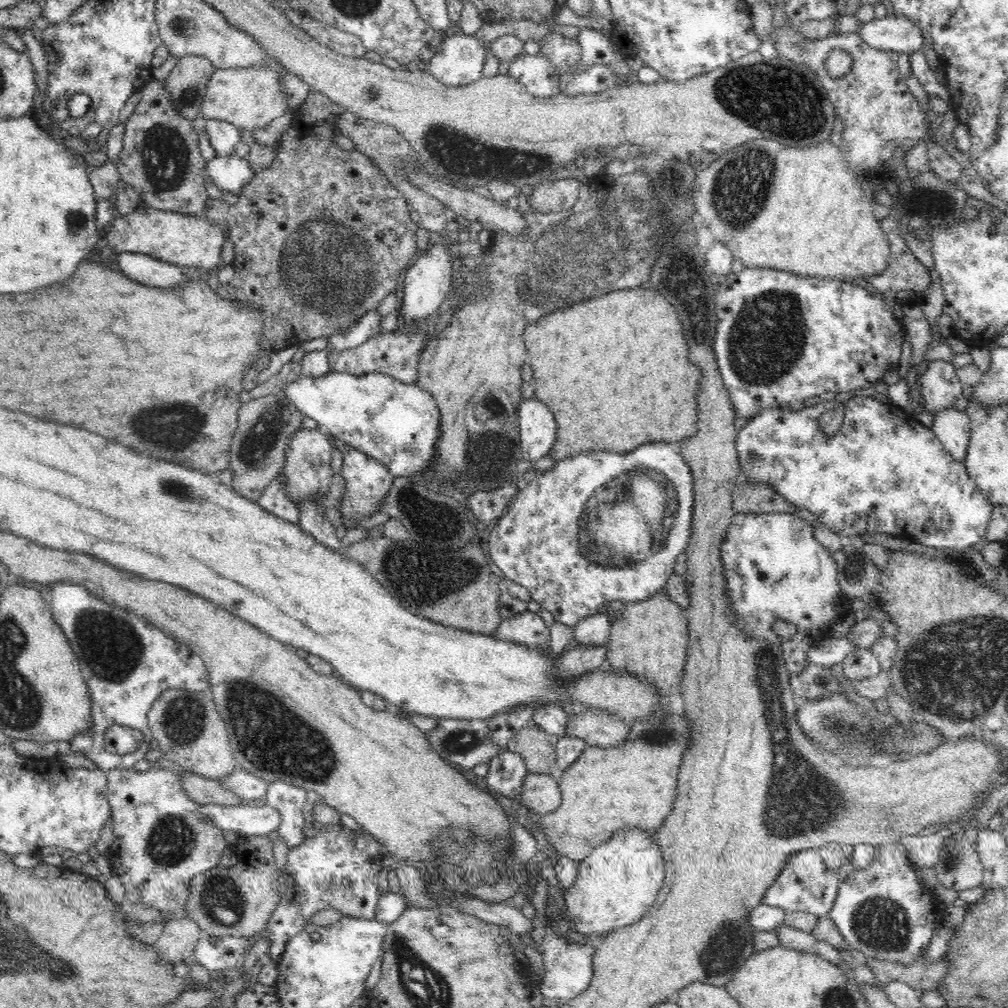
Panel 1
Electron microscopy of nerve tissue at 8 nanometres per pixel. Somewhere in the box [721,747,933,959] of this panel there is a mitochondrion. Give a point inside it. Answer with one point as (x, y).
(879, 924)

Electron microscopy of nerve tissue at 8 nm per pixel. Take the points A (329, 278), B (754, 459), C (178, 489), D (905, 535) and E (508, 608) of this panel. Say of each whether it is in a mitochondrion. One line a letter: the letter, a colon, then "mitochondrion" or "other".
A: mitochondrion
B: mitochondrion
C: mitochondrion
D: other
E: other

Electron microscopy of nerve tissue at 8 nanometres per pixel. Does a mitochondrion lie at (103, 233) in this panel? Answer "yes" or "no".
no

